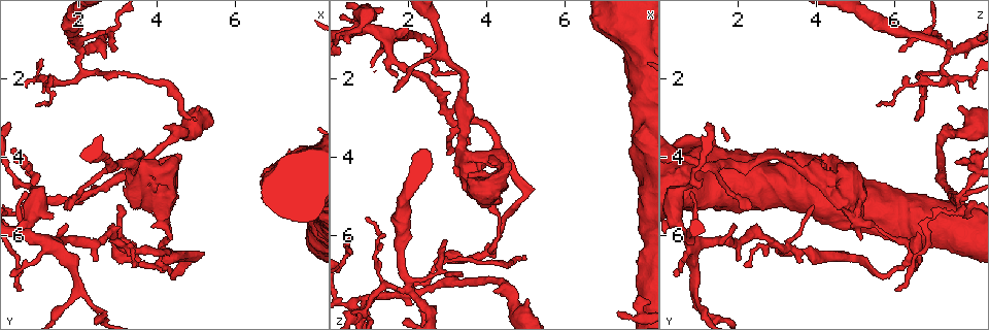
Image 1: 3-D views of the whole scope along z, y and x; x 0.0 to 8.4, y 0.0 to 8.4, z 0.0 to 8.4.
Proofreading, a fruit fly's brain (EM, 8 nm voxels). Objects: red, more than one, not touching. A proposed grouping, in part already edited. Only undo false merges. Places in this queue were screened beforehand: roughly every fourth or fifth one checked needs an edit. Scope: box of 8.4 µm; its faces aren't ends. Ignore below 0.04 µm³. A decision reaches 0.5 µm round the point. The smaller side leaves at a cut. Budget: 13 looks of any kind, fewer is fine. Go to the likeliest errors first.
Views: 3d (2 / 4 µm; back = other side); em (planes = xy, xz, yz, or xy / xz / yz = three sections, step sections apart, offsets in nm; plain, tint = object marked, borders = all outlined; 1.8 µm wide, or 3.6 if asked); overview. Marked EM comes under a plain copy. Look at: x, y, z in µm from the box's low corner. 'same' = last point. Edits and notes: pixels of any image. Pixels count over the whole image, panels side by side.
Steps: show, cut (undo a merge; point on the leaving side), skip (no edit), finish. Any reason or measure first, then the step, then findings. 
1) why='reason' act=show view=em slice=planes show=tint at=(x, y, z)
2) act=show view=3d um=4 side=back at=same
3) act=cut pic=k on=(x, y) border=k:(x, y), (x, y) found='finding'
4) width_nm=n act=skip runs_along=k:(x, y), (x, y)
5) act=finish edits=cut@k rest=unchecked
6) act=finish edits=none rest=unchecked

why='abrupt turn' act=show view=3d um=2 at=(0.95, 5.10, 7.60)

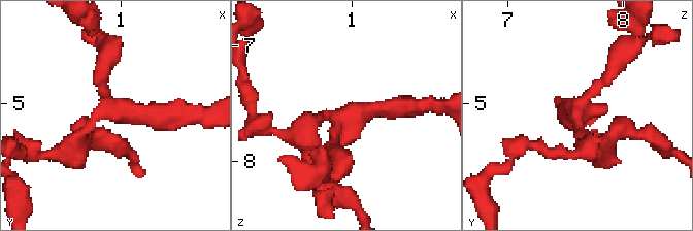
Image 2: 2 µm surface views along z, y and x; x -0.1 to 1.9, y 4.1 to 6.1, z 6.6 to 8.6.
arms=4 act=show view=em slice=planes show=tint at=(0.92, 5.06, 7.62)

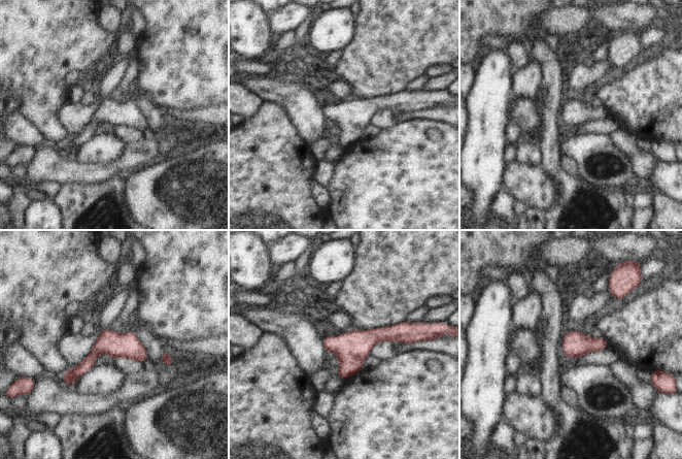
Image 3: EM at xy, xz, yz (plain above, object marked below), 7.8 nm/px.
act=skip found='continuous, no second neuron'

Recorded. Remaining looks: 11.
why='side arm on a straight run' act=show view=3d um=2 side=back at=(1.45, 6.25, 0.95)

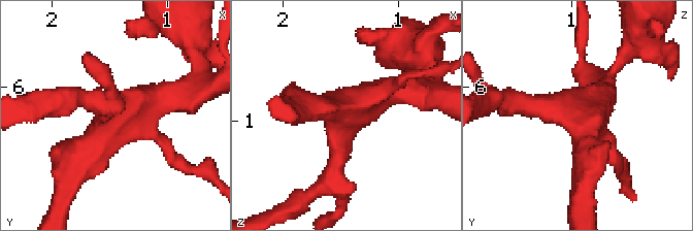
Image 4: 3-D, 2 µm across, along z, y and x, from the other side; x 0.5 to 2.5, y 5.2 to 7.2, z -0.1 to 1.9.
why='now the EM' act=show view=em slice=xy step=4 show=tint at=(1.40, 6.26, 0.92)

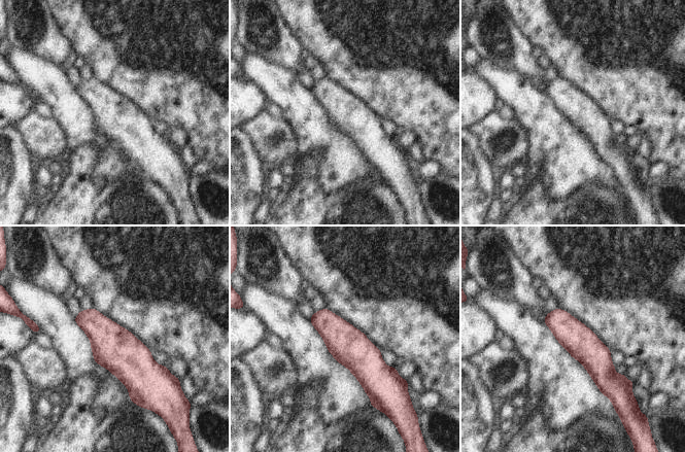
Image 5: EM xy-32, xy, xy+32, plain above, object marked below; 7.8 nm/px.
act=show view=em slice=planes show=tint at=same

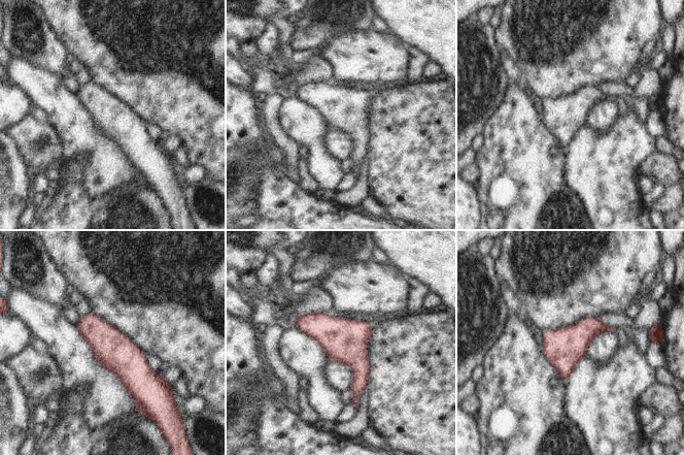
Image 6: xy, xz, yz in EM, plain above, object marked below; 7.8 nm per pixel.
act=skip runs_along=6:(81, 319), (132, 369), (142, 398) found='one neuron here'

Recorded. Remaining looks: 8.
why='abrupt turn' act=show view=3d um=2 side=back at=(1.95, 1.25, 7.40)

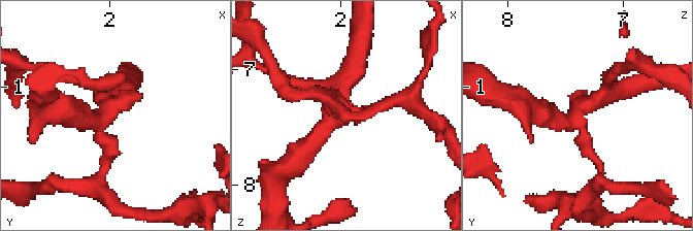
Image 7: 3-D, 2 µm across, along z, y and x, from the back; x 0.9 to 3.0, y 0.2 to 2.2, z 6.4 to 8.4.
why='now the EM' act=show view=em slice=xz step=8 show=tint at=(2.00, 1.22, 7.42)

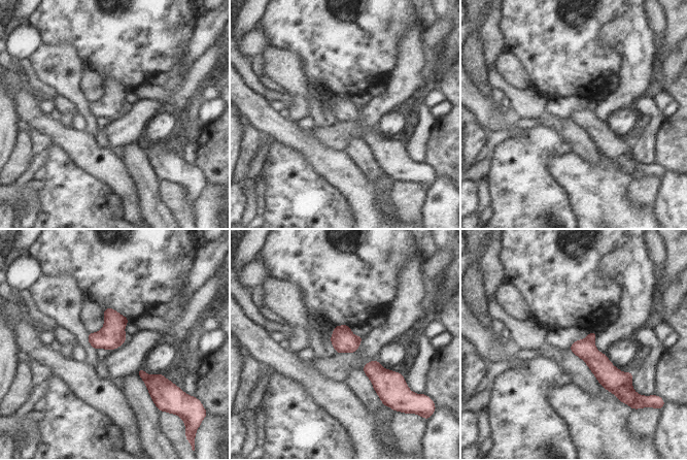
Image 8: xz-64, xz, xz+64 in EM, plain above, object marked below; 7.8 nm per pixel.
act=cut pic=8 on=(591, 336) found='a second neuron is stuck on'

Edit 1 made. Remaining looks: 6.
act=show view=overview

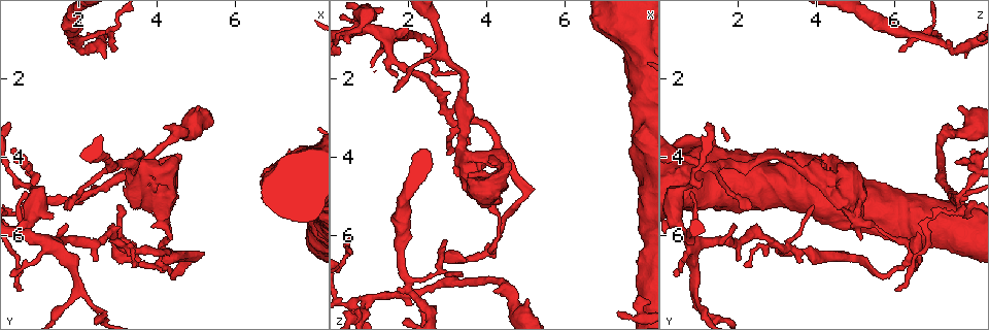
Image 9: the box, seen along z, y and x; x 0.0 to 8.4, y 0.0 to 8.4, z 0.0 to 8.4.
why='narrows sharply' act=show view=3d um=4 side=back at=(4.10, 6.75, 6.35)

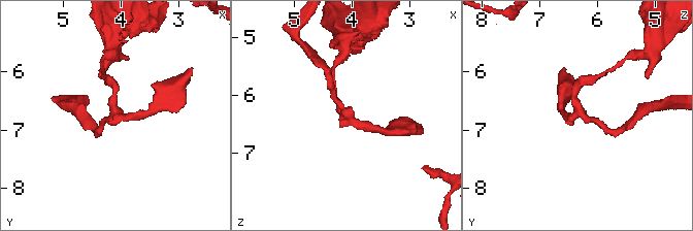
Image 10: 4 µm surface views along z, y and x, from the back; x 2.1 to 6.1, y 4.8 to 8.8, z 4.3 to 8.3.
act=show view=em slice=planes show=tint at=(4.10, 6.70, 6.30)

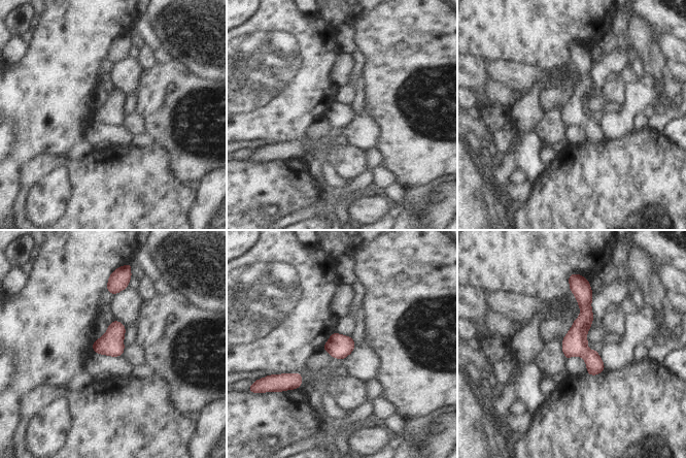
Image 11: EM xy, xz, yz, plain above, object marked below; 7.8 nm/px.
width_nm=190 act=skip runs_along=11:(578, 284), (581, 349), (594, 372) found='all the same neuron'

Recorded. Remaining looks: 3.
why='closes a loop' act=show view=em slice=planes show=tint at=(4.20, 4.45, 3.90)

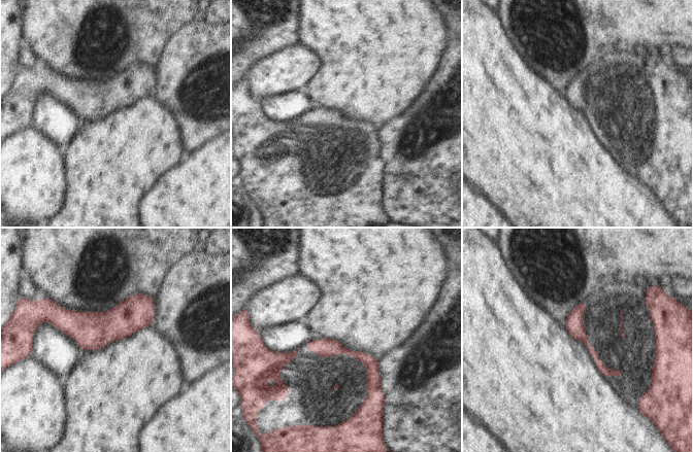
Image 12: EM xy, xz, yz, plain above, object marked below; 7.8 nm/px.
act=skip found='one neuron here'

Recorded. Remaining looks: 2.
why='sudden change in width' act=show view=em um=3.6 slice=yz step=8 show=tint at=(4.80, 3.40, 7.60)

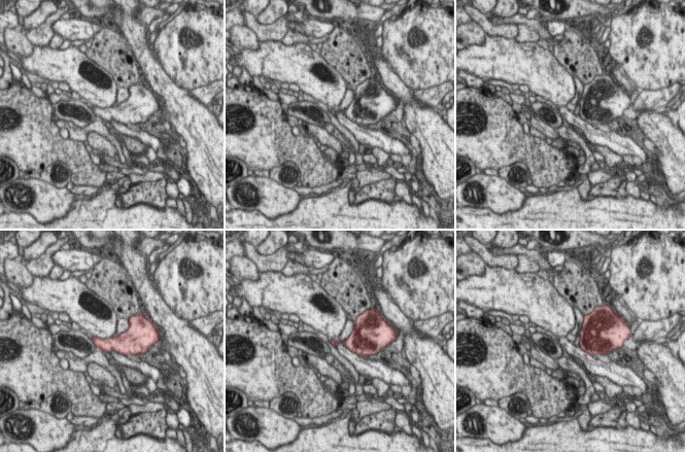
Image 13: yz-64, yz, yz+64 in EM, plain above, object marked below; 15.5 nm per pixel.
act=show view=em um=3.6 slice=planes show=tint at=same

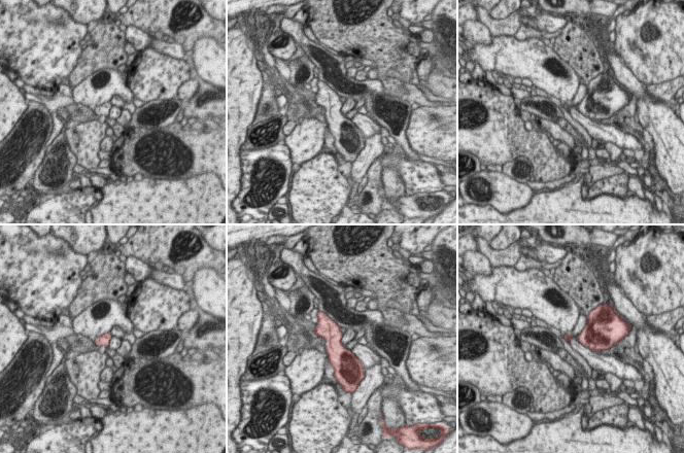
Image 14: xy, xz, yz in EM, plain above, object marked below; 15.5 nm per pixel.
act=skip found='continuous, no second neuron'

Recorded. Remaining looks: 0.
act=finish edits=cut@8 rest=unchecked

